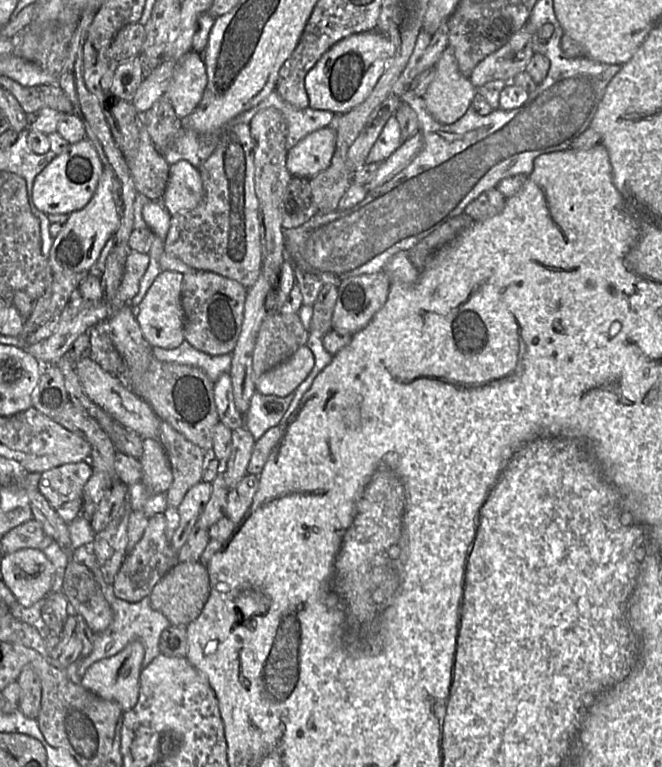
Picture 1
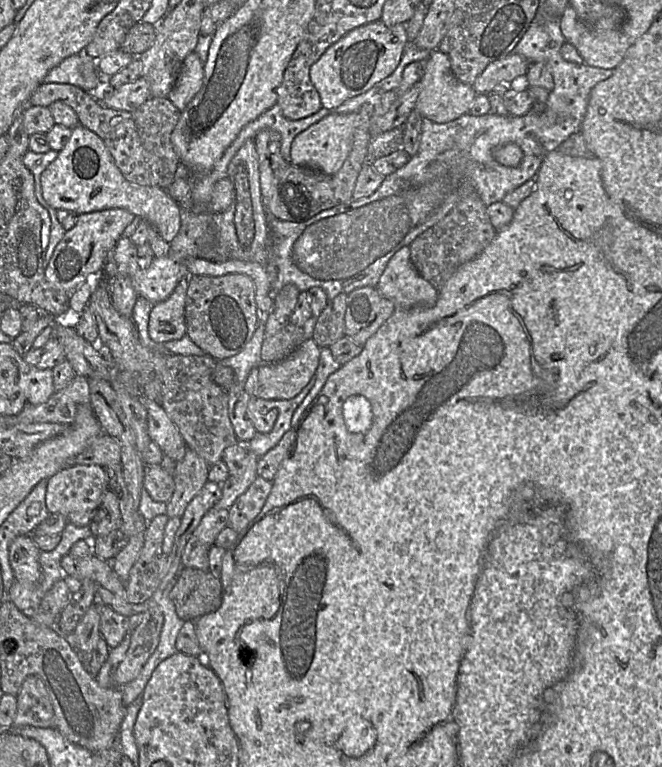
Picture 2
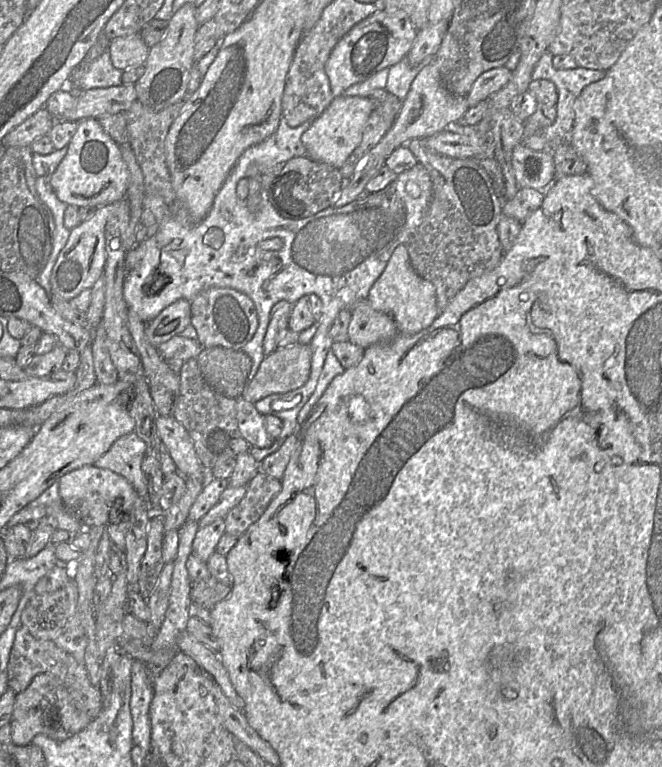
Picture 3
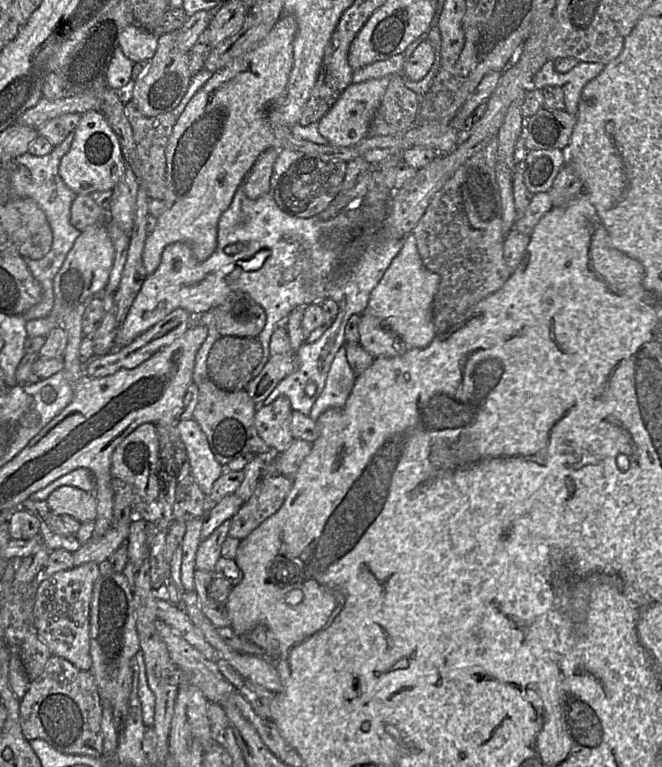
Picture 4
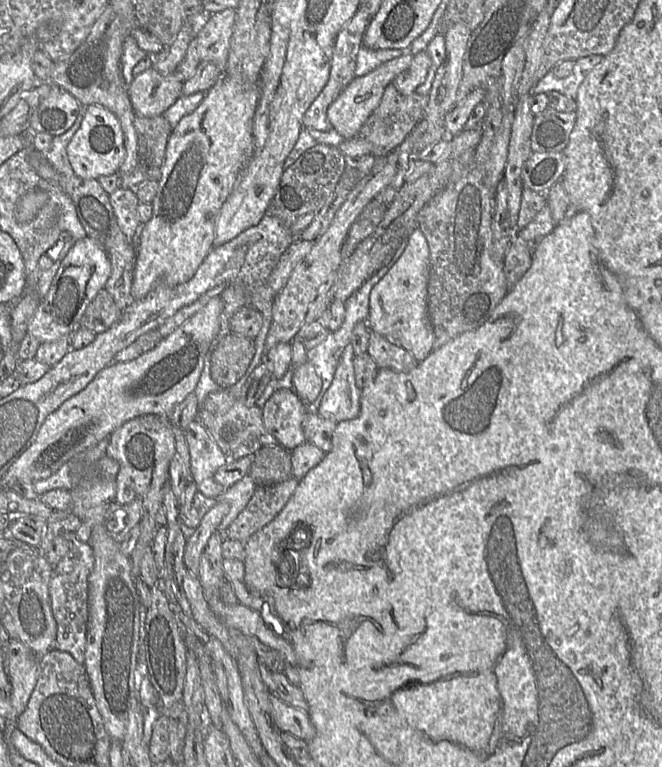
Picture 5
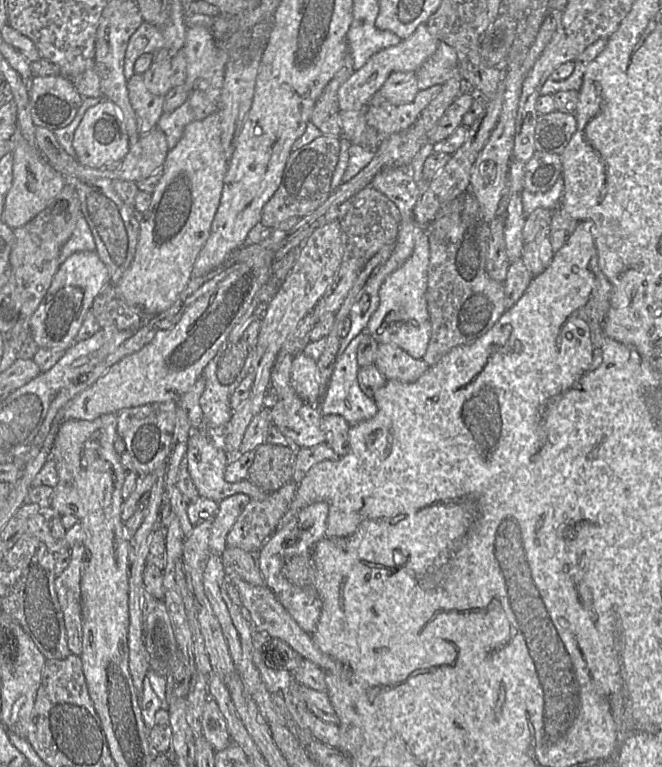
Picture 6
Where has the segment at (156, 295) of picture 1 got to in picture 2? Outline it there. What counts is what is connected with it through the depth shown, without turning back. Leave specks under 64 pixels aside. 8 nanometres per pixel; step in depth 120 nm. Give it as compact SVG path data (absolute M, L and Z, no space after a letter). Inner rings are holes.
M181 279L170 296L152 304L148 321L148 335L157 343L178 340L186 334L185 299L187 279Z

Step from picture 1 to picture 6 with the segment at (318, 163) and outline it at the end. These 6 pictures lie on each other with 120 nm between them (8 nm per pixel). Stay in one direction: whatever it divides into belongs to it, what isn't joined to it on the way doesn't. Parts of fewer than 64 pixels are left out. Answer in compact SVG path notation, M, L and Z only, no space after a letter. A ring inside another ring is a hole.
M421 23L406 39L393 46L374 53L366 63L338 89L338 107L340 111L360 111L366 109L373 96L379 91L387 78L394 72L417 71L417 69L435 52L439 41L429 32L426 23Z

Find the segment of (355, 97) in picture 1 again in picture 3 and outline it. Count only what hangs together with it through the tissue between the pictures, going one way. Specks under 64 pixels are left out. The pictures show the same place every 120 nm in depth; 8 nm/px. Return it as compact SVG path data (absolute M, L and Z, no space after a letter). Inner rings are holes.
M382 10L356 24L334 47L325 65L334 97L363 82L378 71L391 67L408 55L418 29L404 10Z

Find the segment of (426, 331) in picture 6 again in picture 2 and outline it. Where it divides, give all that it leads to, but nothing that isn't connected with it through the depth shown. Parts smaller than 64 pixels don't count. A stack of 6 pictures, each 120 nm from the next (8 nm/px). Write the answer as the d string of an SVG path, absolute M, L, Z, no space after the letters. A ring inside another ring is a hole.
M403 246L389 259L376 288L382 296L391 300L396 308L431 307L438 299L437 289L414 267L410 258L409 246Z

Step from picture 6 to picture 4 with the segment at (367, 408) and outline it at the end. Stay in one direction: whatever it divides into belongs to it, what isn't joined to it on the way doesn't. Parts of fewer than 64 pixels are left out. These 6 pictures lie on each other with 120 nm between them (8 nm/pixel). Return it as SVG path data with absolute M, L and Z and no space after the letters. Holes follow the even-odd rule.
M342 347L331 364L322 393L315 400L308 415L316 421L328 409L344 407L355 384L356 375L351 369L346 350Z

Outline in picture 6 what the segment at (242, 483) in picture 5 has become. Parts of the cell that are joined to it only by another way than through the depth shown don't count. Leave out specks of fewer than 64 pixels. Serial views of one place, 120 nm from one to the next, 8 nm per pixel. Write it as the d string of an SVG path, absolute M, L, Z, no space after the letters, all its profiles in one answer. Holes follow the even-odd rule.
M236 493L219 502L214 516L209 547L210 551L221 556L227 547L227 535L252 498L245 493Z

